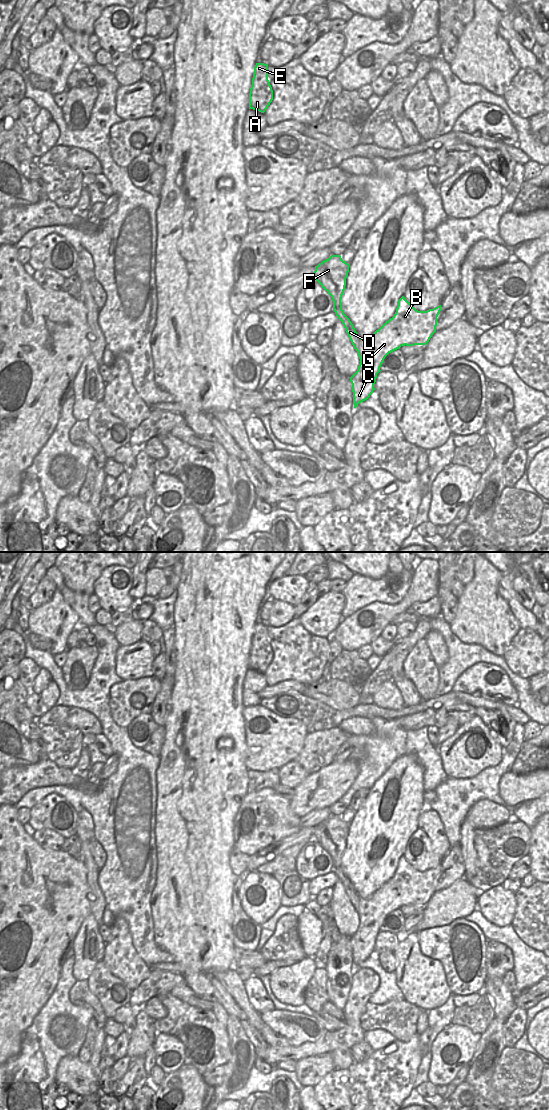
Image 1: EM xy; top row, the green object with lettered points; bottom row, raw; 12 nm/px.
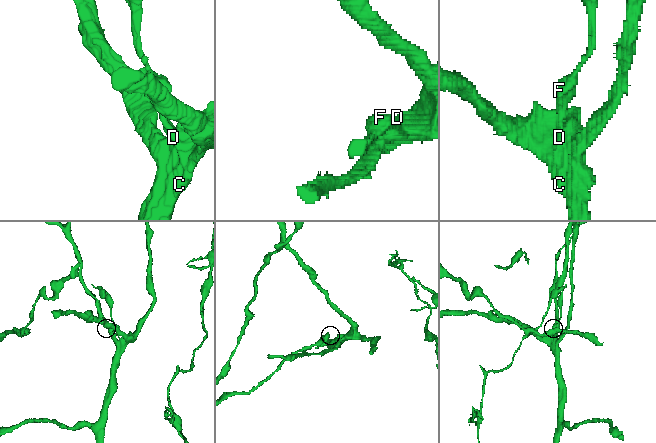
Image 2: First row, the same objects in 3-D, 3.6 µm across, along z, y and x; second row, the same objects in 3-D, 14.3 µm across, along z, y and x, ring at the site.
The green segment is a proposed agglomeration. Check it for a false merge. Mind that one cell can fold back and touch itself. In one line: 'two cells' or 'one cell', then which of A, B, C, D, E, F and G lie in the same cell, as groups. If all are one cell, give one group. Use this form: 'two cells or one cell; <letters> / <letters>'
two cells; A D E F / B C G

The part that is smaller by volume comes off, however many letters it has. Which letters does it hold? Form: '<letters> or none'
A, D, E, F

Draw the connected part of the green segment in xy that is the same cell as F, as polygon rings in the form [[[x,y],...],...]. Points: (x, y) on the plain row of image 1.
[[[331,815],[328,819],[315,826],[314,836],[321,847],[328,852],[333,861],[333,871],[342,882],[345,891],[355,910],[360,908],[360,896],[352,882],[342,870],[341,858],[346,846],[349,824],[340,815]]]

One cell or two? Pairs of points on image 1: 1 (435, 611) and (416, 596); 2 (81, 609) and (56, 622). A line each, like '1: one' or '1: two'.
1: two
2: two

